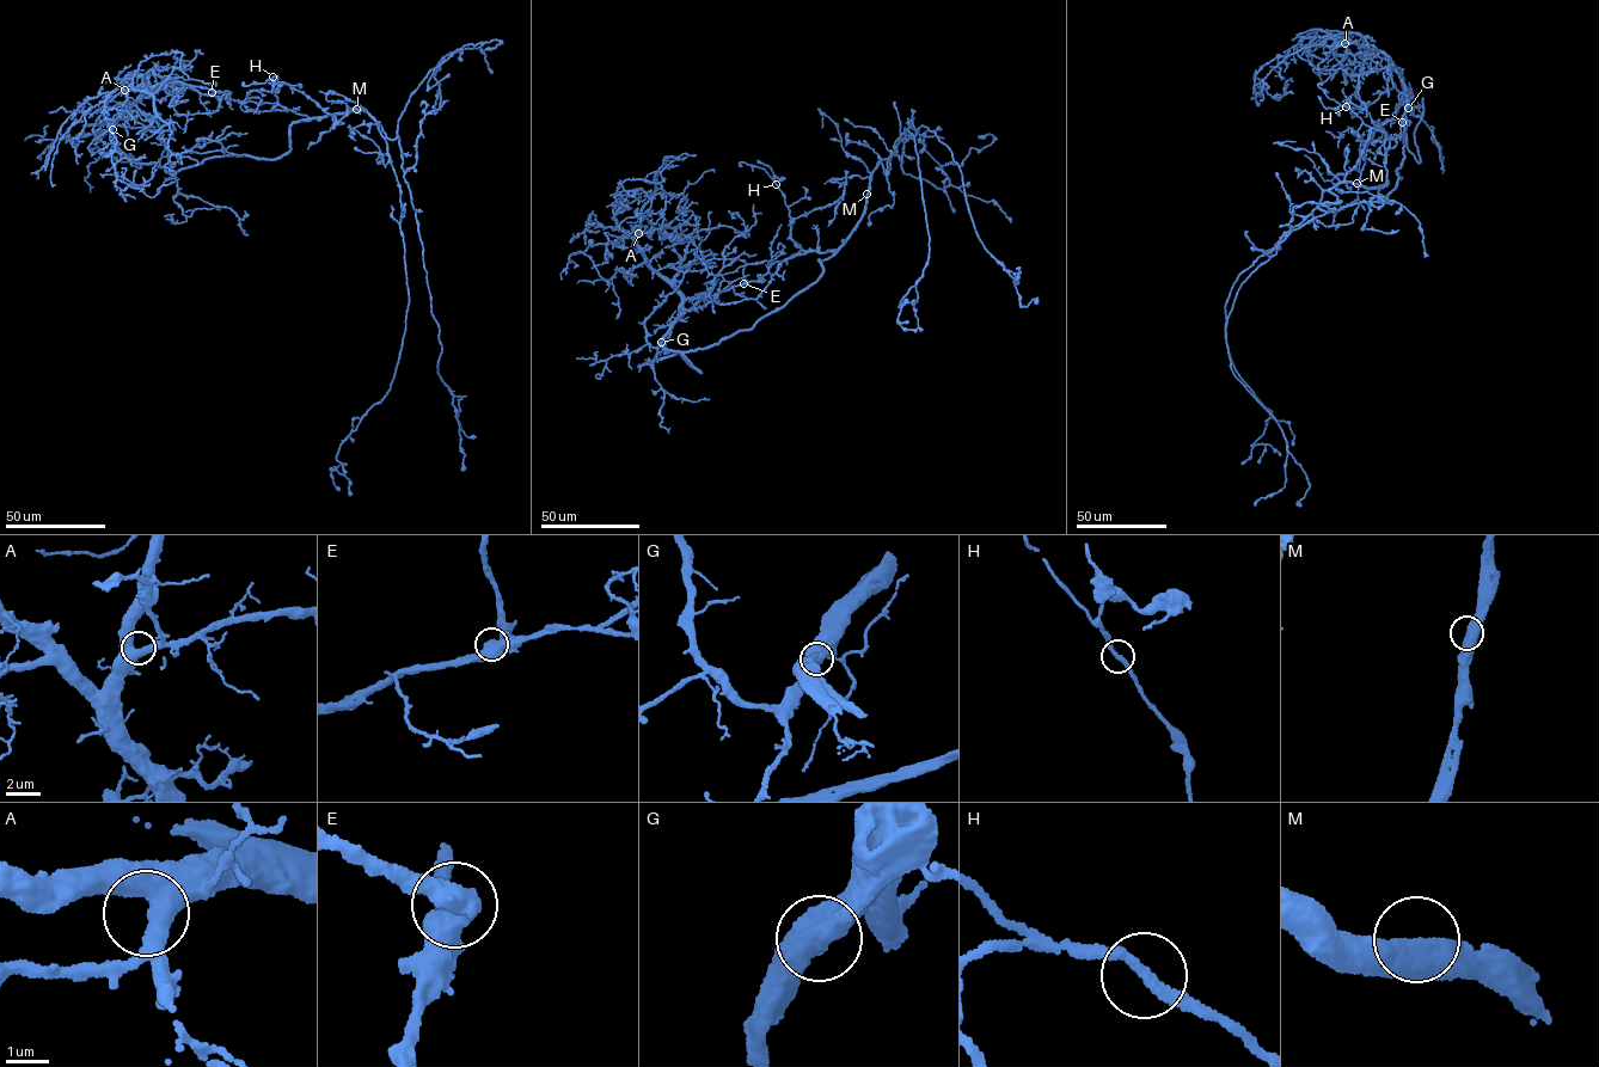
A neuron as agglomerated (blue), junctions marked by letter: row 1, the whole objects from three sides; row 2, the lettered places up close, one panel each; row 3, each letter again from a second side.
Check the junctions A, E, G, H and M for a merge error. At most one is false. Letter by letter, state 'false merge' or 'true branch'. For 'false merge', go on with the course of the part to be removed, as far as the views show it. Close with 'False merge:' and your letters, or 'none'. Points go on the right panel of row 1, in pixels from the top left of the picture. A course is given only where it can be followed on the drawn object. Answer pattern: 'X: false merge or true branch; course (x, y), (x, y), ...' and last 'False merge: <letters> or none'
A: true branch
E: true branch
G: true branch
H: true branch
M: true branch
False merge: none

